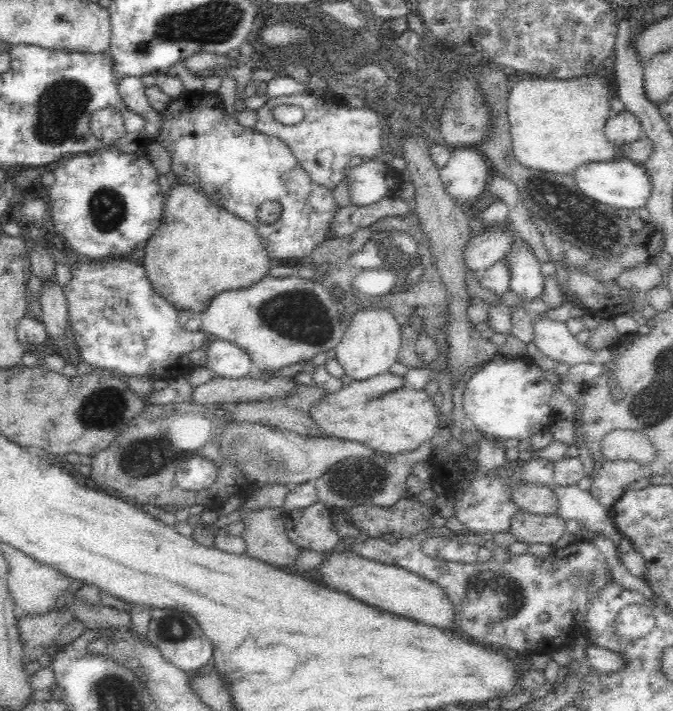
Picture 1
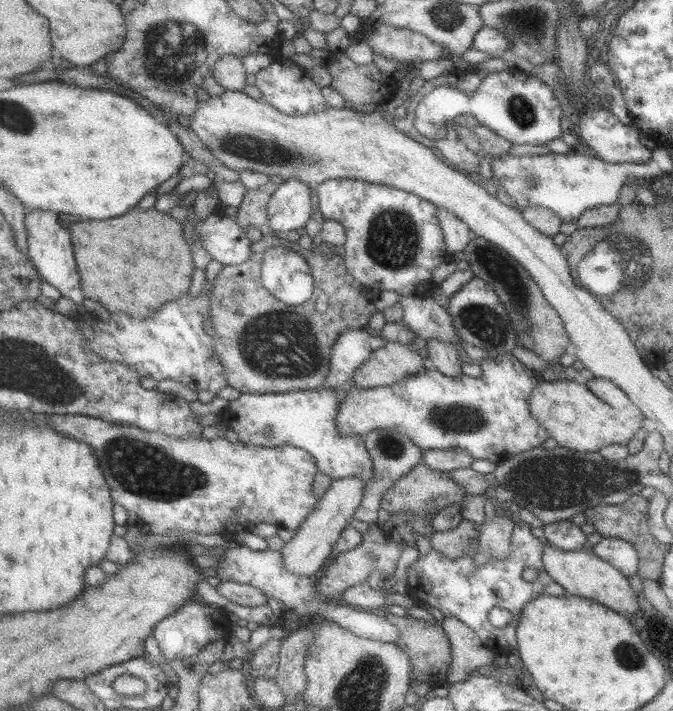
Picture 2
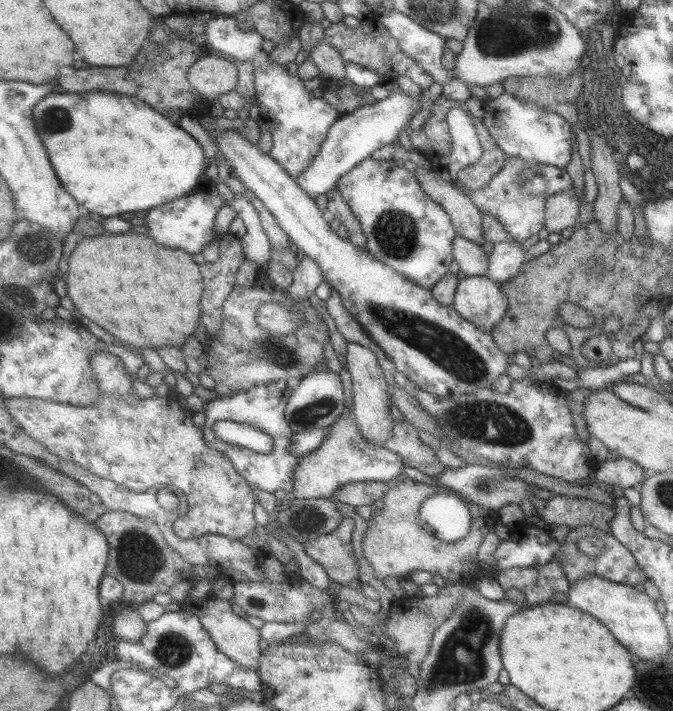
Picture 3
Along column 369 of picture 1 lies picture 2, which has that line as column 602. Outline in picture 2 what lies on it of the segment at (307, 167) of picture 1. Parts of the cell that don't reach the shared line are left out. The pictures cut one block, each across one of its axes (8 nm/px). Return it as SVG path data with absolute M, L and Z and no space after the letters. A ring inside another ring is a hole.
M587 106L587 110L579 116L579 140L589 148L595 150L599 160L609 162L609 164L645 164L651 160L653 150L645 148L637 136L637 130L631 128L629 124L621 124L617 116L611 114L611 110L603 110L599 106Z

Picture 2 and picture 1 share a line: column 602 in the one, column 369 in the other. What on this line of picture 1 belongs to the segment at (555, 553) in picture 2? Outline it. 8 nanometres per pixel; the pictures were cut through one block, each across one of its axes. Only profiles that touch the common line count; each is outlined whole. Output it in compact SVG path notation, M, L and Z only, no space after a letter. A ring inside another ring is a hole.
M334 552L320 568L316 568L322 576L322 580L332 590L340 590L362 604L370 604L374 608L380 608L384 612L392 612L396 616L404 616L408 620L416 620L428 626L436 626L446 632L458 632L454 624L454 604L444 592L440 584L434 584L432 580L426 580L424 576L418 576L406 568L390 566L378 560L362 558L354 552Z

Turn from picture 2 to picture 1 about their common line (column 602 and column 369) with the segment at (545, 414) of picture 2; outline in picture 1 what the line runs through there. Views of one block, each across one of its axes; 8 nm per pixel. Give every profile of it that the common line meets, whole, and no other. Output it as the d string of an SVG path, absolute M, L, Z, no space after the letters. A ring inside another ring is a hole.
M390 372L370 380L352 382L334 394L326 394L326 398L314 404L310 412L314 424L328 438L352 440L374 452L390 456L410 456L410 452L432 440L440 430L438 416L434 400L426 394L426 390L406 388L406 380Z

